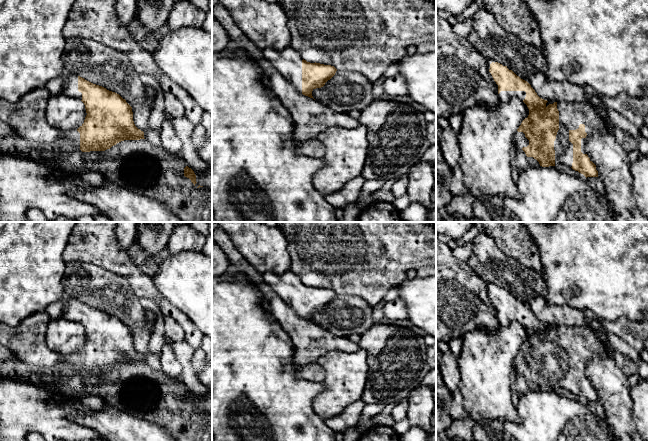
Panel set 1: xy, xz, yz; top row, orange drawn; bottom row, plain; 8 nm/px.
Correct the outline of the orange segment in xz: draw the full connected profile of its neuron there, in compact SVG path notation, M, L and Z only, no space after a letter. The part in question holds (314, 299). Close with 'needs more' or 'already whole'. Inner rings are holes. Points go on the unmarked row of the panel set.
M291 270L283 275L268 271L262 274L262 277L300 318L310 322L313 322L312 315L323 311L337 295L331 289L307 286Z; needs more

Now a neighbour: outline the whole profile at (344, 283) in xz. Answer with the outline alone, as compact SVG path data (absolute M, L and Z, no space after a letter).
M276 222L288 241L288 253L291 258L291 271L310 287L334 290L337 294L354 295L363 298L371 305L383 302L388 290L397 287L407 279L407 272L426 266L436 268L436 229L432 222Z

